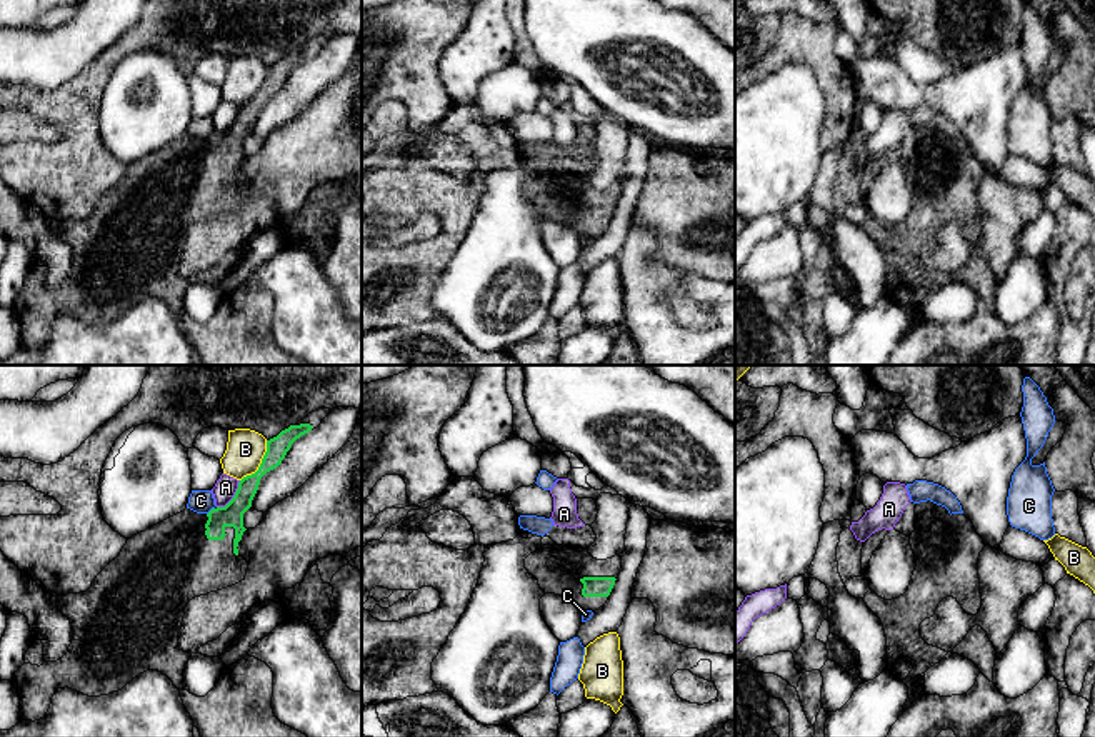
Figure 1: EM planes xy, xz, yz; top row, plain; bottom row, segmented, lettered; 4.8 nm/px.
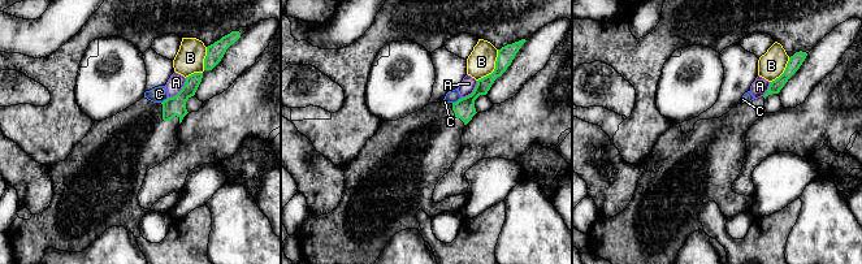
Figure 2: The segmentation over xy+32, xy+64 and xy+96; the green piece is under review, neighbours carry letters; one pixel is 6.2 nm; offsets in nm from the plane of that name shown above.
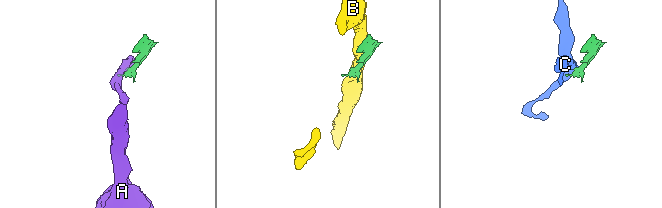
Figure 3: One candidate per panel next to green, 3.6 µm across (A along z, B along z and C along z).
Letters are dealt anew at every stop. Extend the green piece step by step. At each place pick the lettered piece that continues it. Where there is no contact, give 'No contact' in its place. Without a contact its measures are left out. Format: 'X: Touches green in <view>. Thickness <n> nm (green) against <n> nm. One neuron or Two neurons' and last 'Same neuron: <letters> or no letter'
A: Touches green in xy. Thickness 110 nm (green) against 110 nm. Two neurons
B: Touches green in xy. Thickness 110 nm (green) against 190 nm. Two neurons
C: Touches green in xy. Thickness 110 nm (green) against 110 nm. Two neurons
Same neuron: no letter

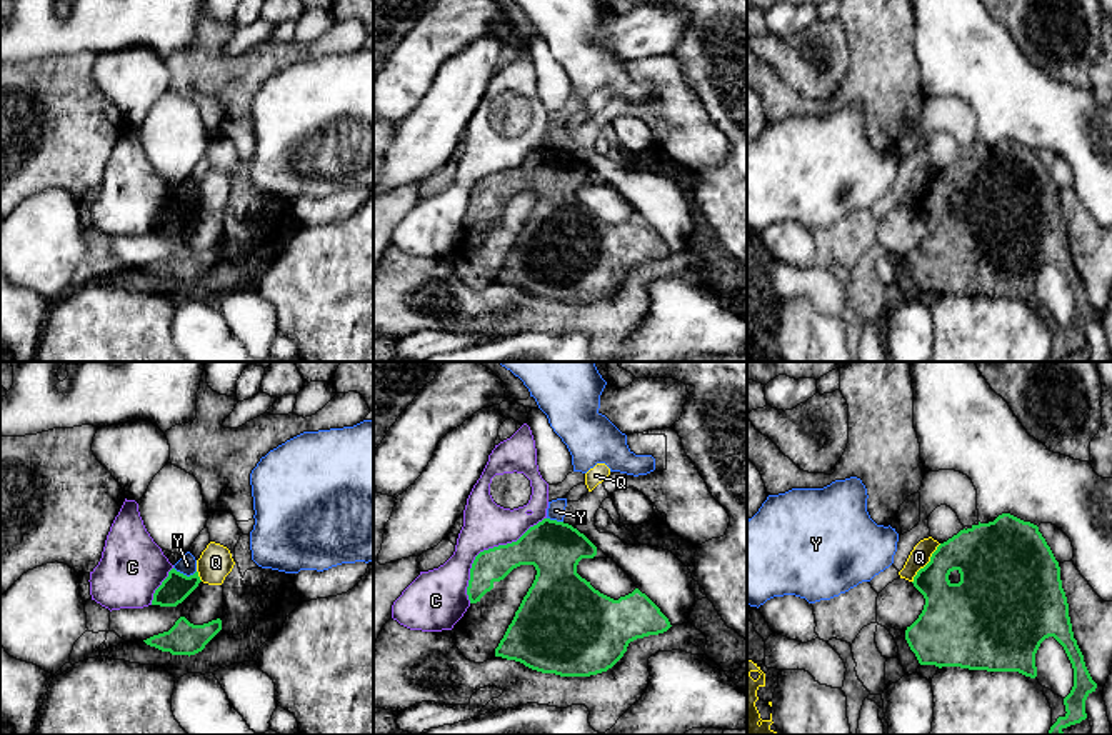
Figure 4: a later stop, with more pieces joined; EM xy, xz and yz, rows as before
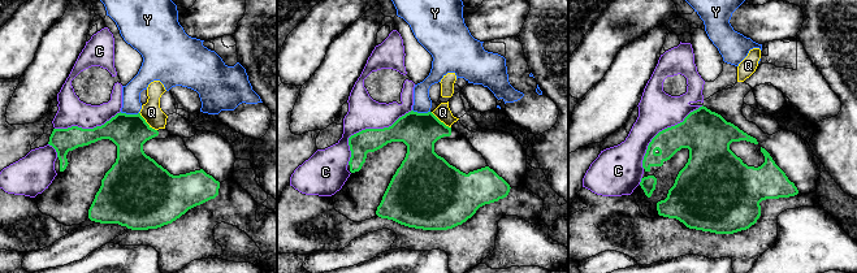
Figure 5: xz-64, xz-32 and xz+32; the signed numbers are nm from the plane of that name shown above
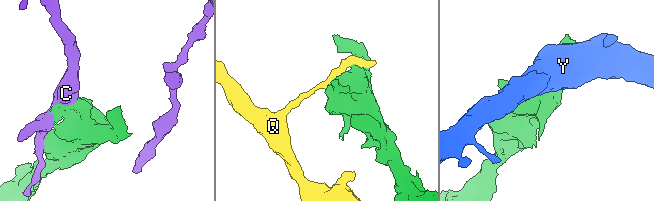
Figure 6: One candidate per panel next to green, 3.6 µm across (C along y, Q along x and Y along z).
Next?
C: Touches green in xz. Thickness 200 nm (green) against 220 nm. Two neurons
Q: Touches green in yz. Thickness 260 nm (green) against 100 nm. Two neurons
Y: Touches green in xy. Thickness 140 nm (green) against 90 nm. Two neurons
Same neuron: no letter

